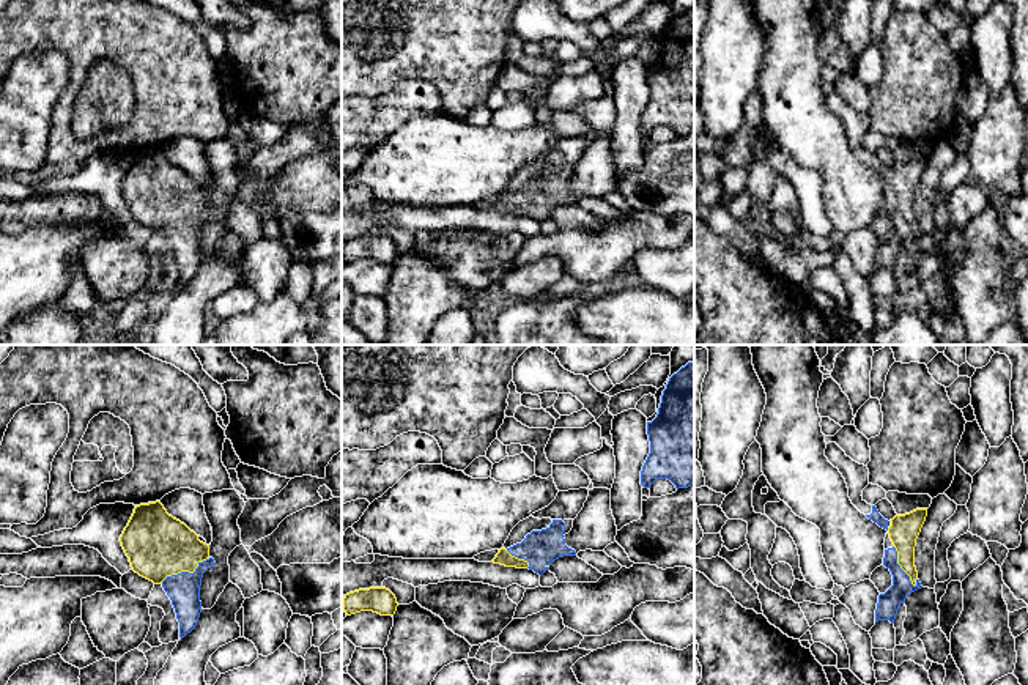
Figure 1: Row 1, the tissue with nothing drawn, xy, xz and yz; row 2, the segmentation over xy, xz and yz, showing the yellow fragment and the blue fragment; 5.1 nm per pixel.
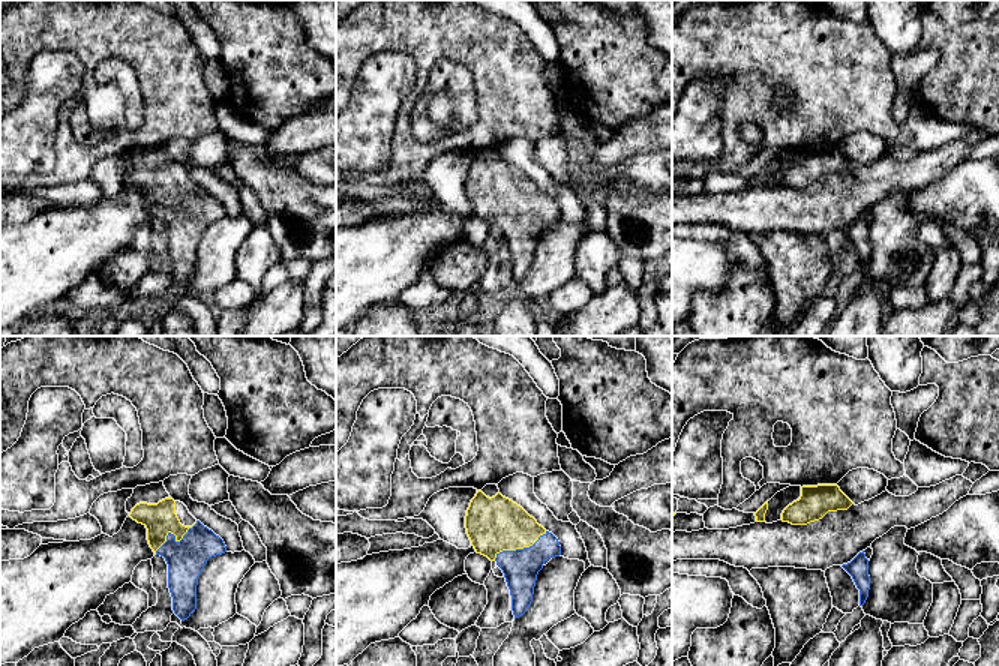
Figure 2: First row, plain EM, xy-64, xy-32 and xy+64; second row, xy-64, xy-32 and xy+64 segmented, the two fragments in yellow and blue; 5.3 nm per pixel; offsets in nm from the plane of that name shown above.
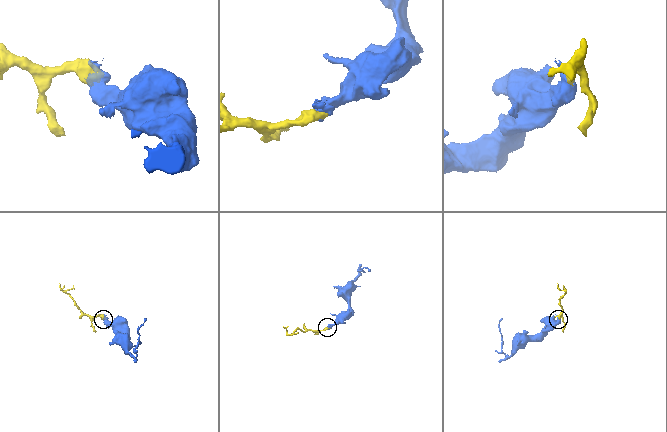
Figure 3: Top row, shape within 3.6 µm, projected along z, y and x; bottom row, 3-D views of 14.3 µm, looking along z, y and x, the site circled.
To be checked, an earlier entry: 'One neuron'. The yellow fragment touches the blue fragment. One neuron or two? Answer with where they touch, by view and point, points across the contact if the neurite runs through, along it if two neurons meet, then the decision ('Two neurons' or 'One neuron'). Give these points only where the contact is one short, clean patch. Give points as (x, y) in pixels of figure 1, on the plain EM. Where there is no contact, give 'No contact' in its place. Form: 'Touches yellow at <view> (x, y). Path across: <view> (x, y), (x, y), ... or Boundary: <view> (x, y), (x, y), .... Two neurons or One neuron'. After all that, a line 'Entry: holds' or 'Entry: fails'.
Touches yellow at xy (184, 218). One neuron
Entry: holds

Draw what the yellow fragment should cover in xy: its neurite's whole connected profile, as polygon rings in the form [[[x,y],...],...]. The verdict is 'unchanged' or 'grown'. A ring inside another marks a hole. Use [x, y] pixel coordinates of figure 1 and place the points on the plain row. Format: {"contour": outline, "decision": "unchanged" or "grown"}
{"contour": [[[159,148],[135,153],[120,189],[132,217],[164,235],[179,269],[179,285],[184,285],[202,260],[203,220],[216,211],[209,192],[168,162]]], "decision": "grown"}

